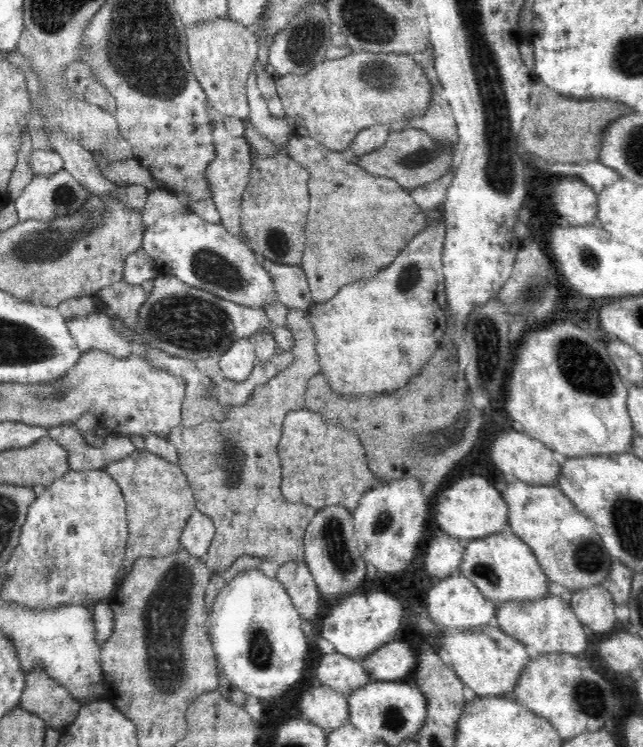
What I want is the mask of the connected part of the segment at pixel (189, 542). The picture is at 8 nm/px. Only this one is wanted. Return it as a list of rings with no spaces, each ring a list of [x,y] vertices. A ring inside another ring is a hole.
[[[196,508],[182,530],[181,548],[188,552],[188,555],[201,559],[206,552],[209,552],[214,534],[213,520]]]

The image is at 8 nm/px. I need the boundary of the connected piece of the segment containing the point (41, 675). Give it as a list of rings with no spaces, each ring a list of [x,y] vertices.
[[[34,666],[27,675],[19,702],[28,712],[45,720],[48,727],[62,731],[74,724],[81,704],[72,698],[41,666]]]

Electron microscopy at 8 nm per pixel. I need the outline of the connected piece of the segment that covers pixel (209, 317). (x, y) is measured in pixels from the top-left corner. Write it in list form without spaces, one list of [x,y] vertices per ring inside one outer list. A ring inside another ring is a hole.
[[[158,274],[154,279],[152,292],[138,310],[138,326],[134,330],[130,330],[125,322],[118,319],[105,302],[98,301],[96,304],[96,310],[110,315],[116,331],[138,350],[152,346],[173,356],[186,357],[193,361],[208,357],[219,359],[222,354],[229,352],[231,345],[237,340],[254,337],[256,332],[260,332],[260,328],[273,334],[278,348],[290,351],[294,346],[292,332],[285,326],[274,325],[264,308],[250,308],[218,298],[210,292],[188,286],[176,277]]]

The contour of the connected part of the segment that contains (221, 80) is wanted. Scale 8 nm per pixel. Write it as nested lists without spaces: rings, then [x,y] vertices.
[[[226,16],[216,20],[198,22],[192,26],[185,26],[186,43],[188,43],[188,56],[193,72],[202,86],[208,102],[224,117],[227,115],[238,116],[246,125],[246,141],[250,144],[251,156],[270,156],[279,148],[264,139],[249,121],[249,103],[247,100],[247,81],[249,74],[255,73],[256,58],[258,54],[258,39],[253,28],[234,22]]]

